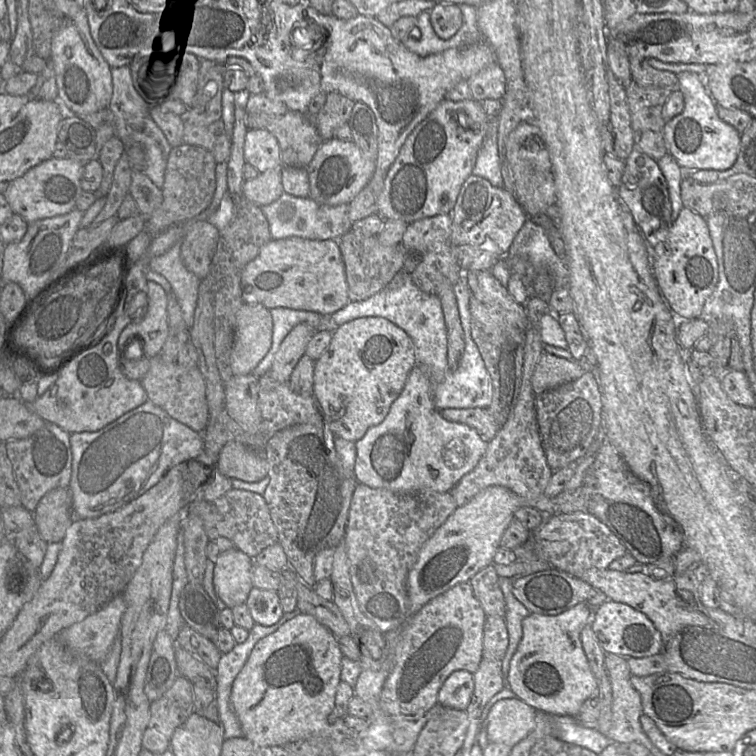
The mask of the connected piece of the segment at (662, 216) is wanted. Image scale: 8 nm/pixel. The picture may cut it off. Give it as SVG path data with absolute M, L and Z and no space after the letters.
M636 143L629 157L625 160L622 183L618 187L618 192L630 209L646 243L655 247L664 241L673 224L671 219L672 204L667 181L658 162L645 154Z

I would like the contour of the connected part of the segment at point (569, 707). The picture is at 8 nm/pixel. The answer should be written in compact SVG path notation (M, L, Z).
M581 602L558 615L530 613L522 621L523 635L510 661L506 687L536 711L576 717L584 701L597 695L598 681L580 637L582 629L592 624L593 608Z

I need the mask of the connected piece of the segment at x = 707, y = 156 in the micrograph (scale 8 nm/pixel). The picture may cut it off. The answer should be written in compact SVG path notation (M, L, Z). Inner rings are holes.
M693 72L678 74L678 88L684 96L685 108L665 124L664 139L668 152L685 171L731 168L738 157L741 134L719 117L717 104L702 76Z

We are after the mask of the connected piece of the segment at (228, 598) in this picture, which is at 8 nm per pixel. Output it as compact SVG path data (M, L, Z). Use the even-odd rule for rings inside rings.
M236 547L218 556L213 585L217 596L229 609L246 603L253 588L252 571L253 560Z

